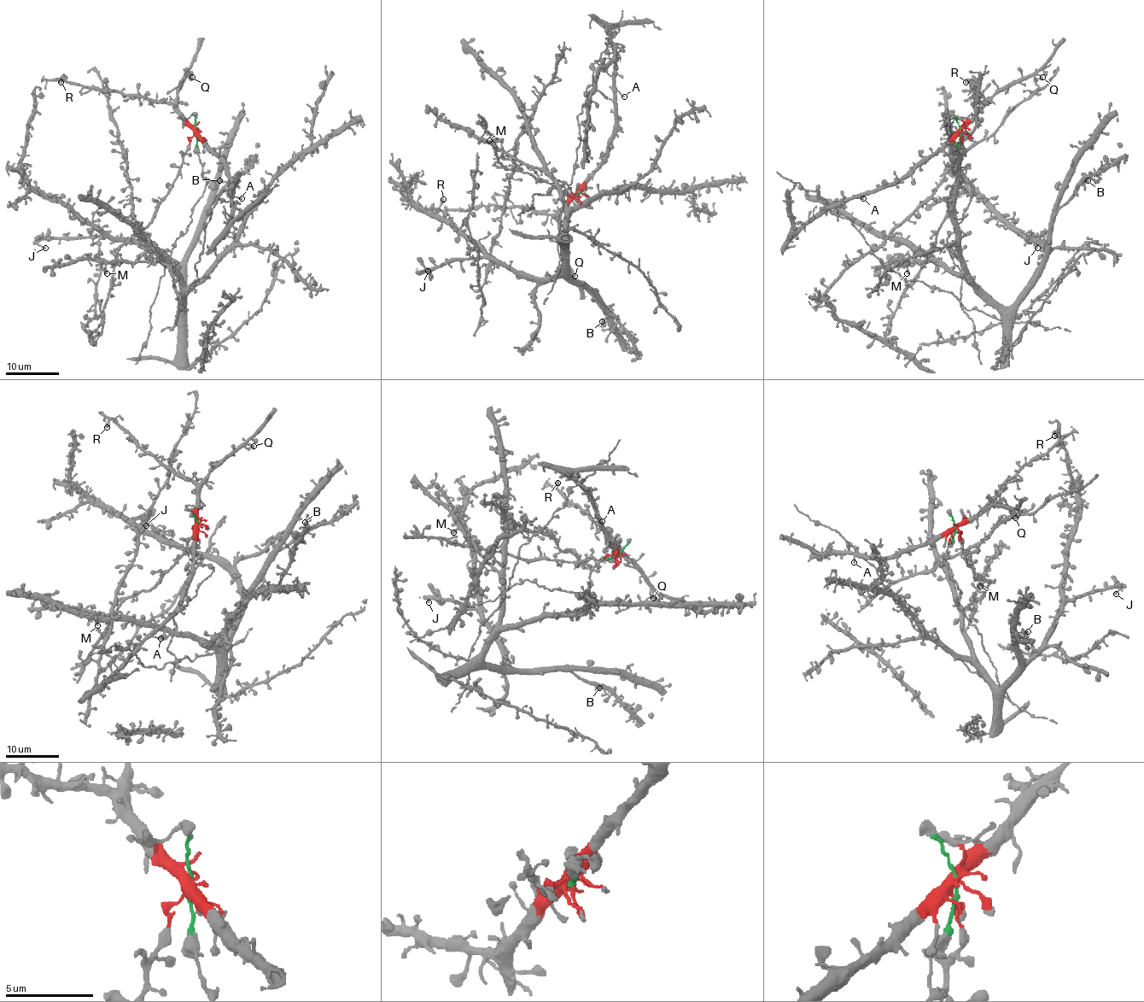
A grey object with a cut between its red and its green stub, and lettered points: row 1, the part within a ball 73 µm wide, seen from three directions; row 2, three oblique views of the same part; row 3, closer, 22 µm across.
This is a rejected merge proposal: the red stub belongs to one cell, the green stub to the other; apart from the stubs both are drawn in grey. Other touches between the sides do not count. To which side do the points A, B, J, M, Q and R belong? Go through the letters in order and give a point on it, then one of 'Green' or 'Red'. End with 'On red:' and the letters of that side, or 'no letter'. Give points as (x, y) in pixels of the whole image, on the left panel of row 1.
A: Place: (242, 198). Red
B: Place: (219, 180). Green
J: Place: (45, 248). Green
M: Place: (107, 273). Green
Q: Place: (192, 77). Red
R: Place: (61, 82). Red
On red: A, Q, R

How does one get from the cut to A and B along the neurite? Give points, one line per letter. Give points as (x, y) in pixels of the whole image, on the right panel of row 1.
A: (960, 131), (895, 181), (857, 196), (862, 198)
B: (960, 131), (952, 170), (973, 191), (947, 240), (954, 269), (1004, 307), (1040, 264), (1054, 213), (1088, 179)

